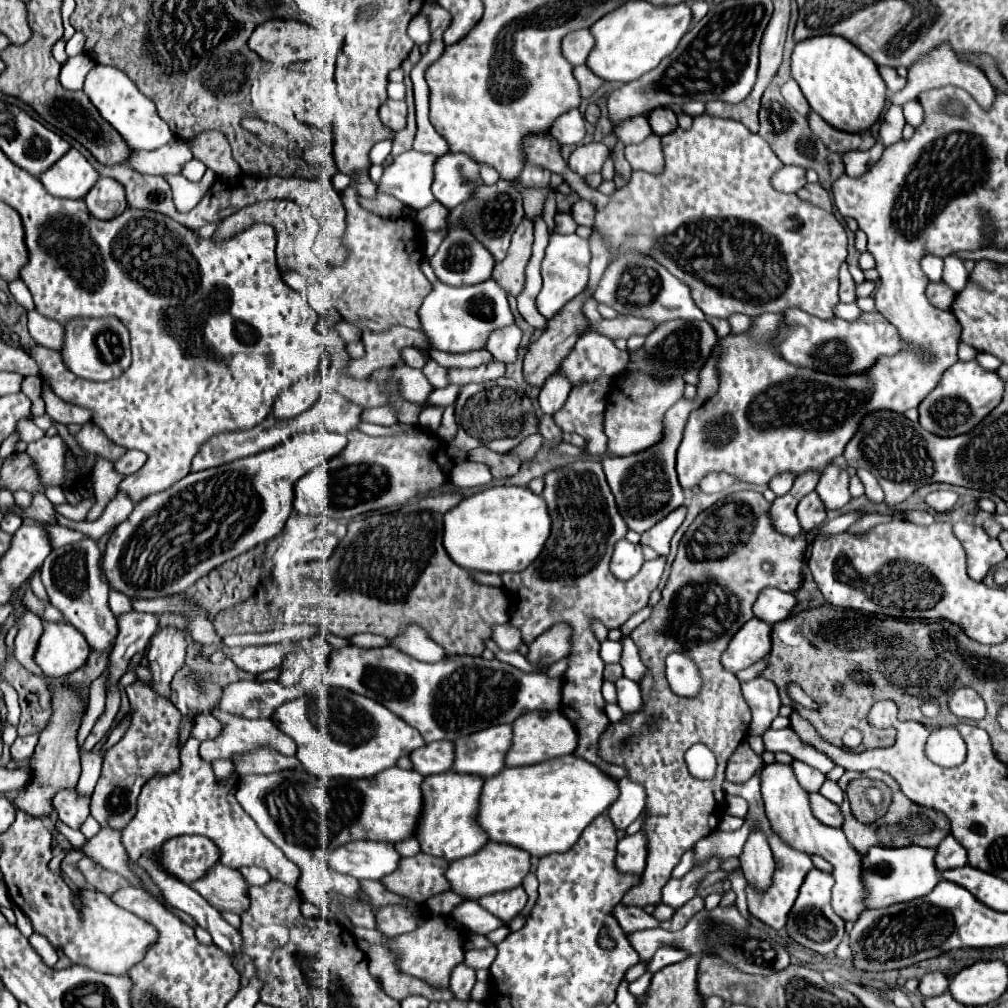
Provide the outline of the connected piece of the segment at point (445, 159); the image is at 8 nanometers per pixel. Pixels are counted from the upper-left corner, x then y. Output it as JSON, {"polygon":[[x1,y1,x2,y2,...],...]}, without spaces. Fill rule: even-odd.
{"polygon":[[446,153,436,159,432,193,444,207,454,209,470,197,478,177,480,169,474,159,462,153]]}

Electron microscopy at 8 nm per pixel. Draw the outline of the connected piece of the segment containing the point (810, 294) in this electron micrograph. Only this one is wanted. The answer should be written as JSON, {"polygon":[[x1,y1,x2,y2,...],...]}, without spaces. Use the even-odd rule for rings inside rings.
{"polygon":[[708,113,696,115,694,123,690,129,676,129,668,135,662,137,662,147,664,147,664,159,666,159,666,167,664,173,660,175,652,175,646,171,634,171,632,179,628,181,628,185,624,185,622,189,616,189,612,195,602,195,598,189,590,189,582,177,578,173,572,173,568,169,568,165,564,163,562,155,560,155,560,143,544,133,544,135,532,135,524,139,524,151,528,155,528,163,530,165,540,165,550,169,552,173,558,173,564,177,564,181,576,189,576,193,590,201,596,207,596,225,594,229,602,235,602,239,608,243,610,255,612,259,620,253,646,253,648,257,654,257,654,261,658,261,662,267,666,267,674,277,678,277,682,283,686,283,690,287,690,295,694,299,694,303,698,305,698,309,702,309,702,313,706,313,706,317,720,317,720,319,728,319,734,313,742,313,742,315,750,315,756,317,760,313,784,313,786,309,802,309,814,317,820,319,832,319,834,317,834,307,838,305,838,269,840,265,846,261,846,231,844,227,838,223,838,219,832,213,826,213,824,209,818,209,816,205,810,205,808,201,798,199,794,193,778,193,776,189,772,189,770,185,770,177,782,169,782,161,776,157,776,153,770,149,770,145,758,135,758,133,750,133,748,127,744,127,738,121,732,119,718,119,718,117,710,117]]}

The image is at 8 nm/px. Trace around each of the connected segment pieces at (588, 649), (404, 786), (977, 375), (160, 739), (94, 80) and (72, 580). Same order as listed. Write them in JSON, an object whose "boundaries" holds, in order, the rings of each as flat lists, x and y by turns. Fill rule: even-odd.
{"boundaries":[[[576,461,568,467,546,473,544,477,544,501,552,519,552,537,546,541,540,557,520,573,504,573,504,589,510,597,510,625,522,633,522,643,532,643,538,635,548,631,556,623,568,623,572,627,568,669,562,677,562,711,574,721,580,741,574,755,594,763,604,773,614,779,624,779,626,769,618,765,604,763,598,757,598,739,610,725,604,713,606,701,600,693,604,681,604,663,598,655,600,645,592,631,592,621,600,621,608,631,618,629,630,615,648,605,650,593,658,587,664,557,648,560,628,581,616,579,610,569,610,555,616,545,626,535,626,523,622,521,610,487,606,483,600,463]],[[392,767,372,779,340,779,326,787,324,781,296,769,240,777,236,799,256,821,258,829,302,869,302,875,308,875,314,869,314,853,318,853,318,849,332,853,336,847,356,839,398,843,414,837,424,807,422,779,416,771]],[[958,361,942,375,938,387,918,407,920,425,940,437,962,435,974,429,1002,401,1002,393,1004,393,1004,381,998,377,998,373,982,369,978,361,966,361,966,363],[942,399,956,399,956,401,942,401]],[[140,679,132,685,126,685,126,693,130,699,130,705,134,709,134,717,132,717,132,725,128,727,126,735,104,755,104,765,102,765,102,775,96,783,96,789,90,797,90,815,104,827,112,827,112,829,122,829,126,823,132,821,134,813,136,813,136,799,142,791,142,785,146,781,150,781,150,777,154,775,166,775,172,773,180,767,180,757,178,751,174,751,176,745,176,729,180,725,180,711,168,701,158,697,152,689,148,689,144,683,140,683]],[[96,65,88,75,86,75,86,89,84,93,90,97,90,101,96,105,100,115,126,139,126,143,132,149,144,149,152,151,162,145,166,145,174,135,168,129,168,125,160,119,154,101,150,101,142,91,126,77,116,67,108,65]],[[88,537,80,543,52,549,40,567,40,575,50,603,60,609,62,617,86,637,90,647,98,651,110,649,118,635,118,625,114,613,110,613,108,607,110,587,100,575,100,551,96,547,96,539]]]}

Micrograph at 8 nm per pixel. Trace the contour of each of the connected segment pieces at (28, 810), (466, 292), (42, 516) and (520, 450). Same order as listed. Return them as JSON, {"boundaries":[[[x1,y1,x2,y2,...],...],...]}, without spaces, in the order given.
{"boundaries":[[[48,679,52,683,54,689,54,713,50,719,50,725,40,733,38,745,34,749,34,755,30,759,30,785,26,785,26,789,18,789,14,793,14,801,16,807,22,809,26,815,30,817,50,817,54,807,52,807,52,799,58,791,62,789,74,789,80,777,80,753,78,753,78,743,76,743,76,733,80,727,80,719,82,719,82,711,84,711,84,703,80,701,78,693,70,691,70,689,62,689,58,679]],[[422,261,422,271,430,279,432,291,426,295,422,307,418,309,418,317,422,321,422,331,430,339,430,345,434,349,446,353,466,353,474,349,484,349,486,339,490,337,492,331,514,323,506,291,496,281,488,279,478,285,450,287,436,279,430,263]],[[42,491,34,495,34,501,32,501,30,509,18,509,18,505,12,505,12,511,14,511,18,517,22,517,22,519,24,519,24,517,32,517,32,519,36,519,36,521,52,521,54,515,56,515,54,505,48,501,46,495,42,495]],[[536,433,536,435,526,437,526,439,514,449,514,453,516,453,522,461,528,461,528,459,532,459,532,457,536,455,536,451,540,449,540,445,542,445,542,437]]]}

